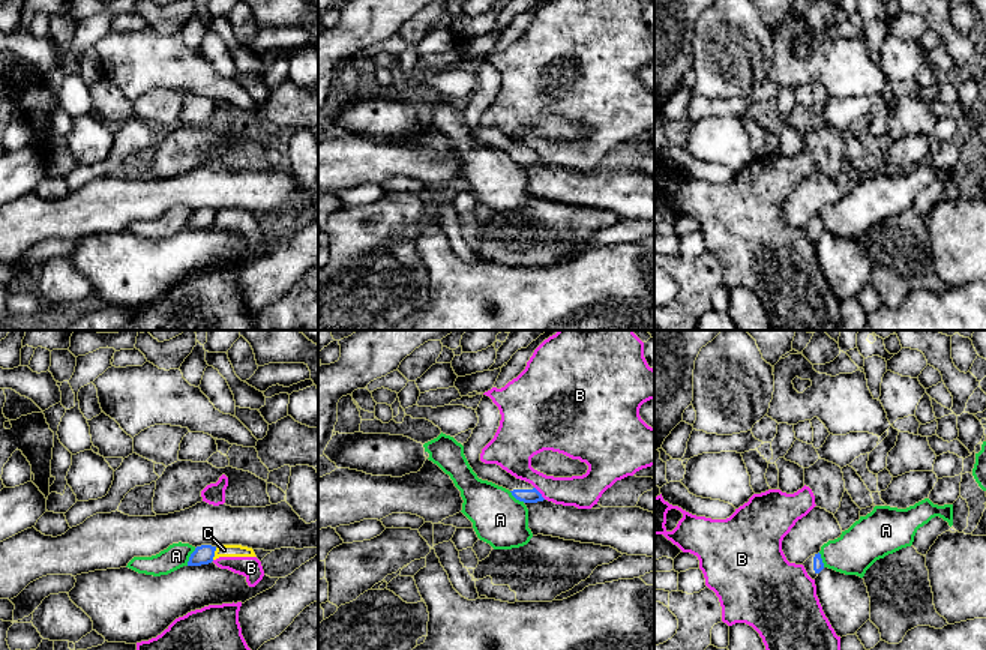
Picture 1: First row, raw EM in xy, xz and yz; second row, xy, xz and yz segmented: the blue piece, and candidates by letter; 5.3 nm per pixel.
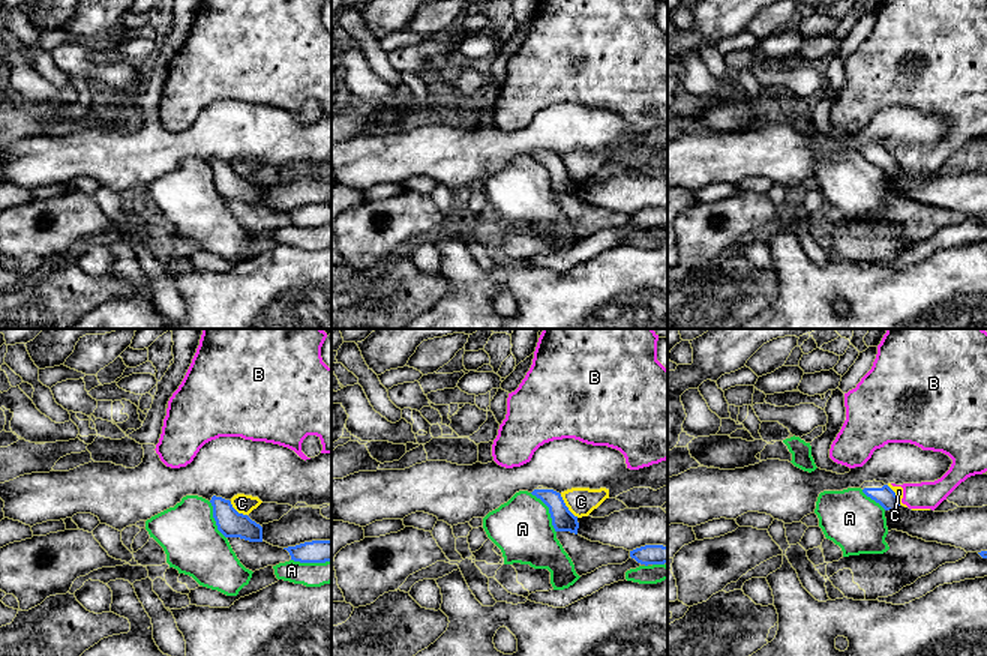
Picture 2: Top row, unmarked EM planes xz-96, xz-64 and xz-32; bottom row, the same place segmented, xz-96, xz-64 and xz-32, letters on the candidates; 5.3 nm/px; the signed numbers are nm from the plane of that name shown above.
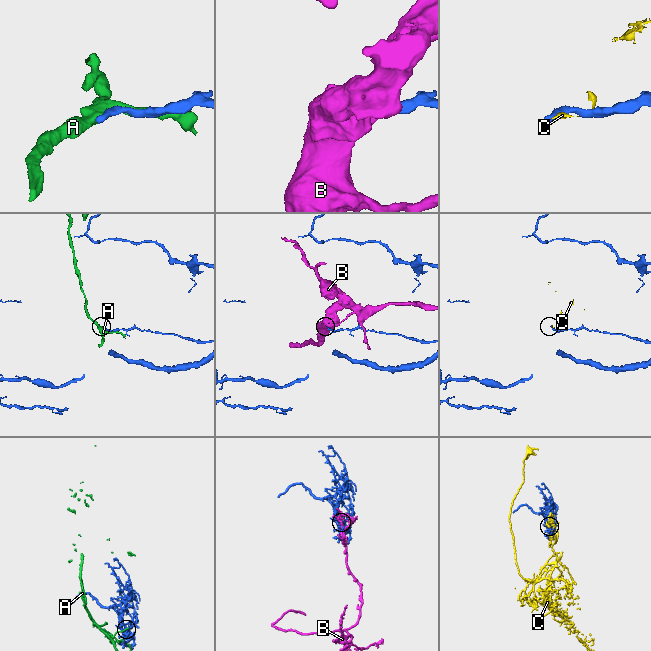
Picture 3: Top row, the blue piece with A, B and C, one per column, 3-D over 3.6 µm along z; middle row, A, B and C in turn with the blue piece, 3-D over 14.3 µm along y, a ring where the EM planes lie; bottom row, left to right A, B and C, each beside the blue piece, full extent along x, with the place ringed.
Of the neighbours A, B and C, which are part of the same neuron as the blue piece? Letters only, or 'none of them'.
none of them

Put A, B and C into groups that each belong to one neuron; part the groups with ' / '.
A / B C

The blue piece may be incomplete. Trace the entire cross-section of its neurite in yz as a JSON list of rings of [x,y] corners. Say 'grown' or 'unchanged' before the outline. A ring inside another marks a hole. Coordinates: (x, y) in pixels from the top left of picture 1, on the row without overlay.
grown; [[[813,218],[810,219],[804,227],[803,227],[807,239],[815,243],[818,240],[818,237],[824,233],[824,227],[821,222],[821,218]]]

